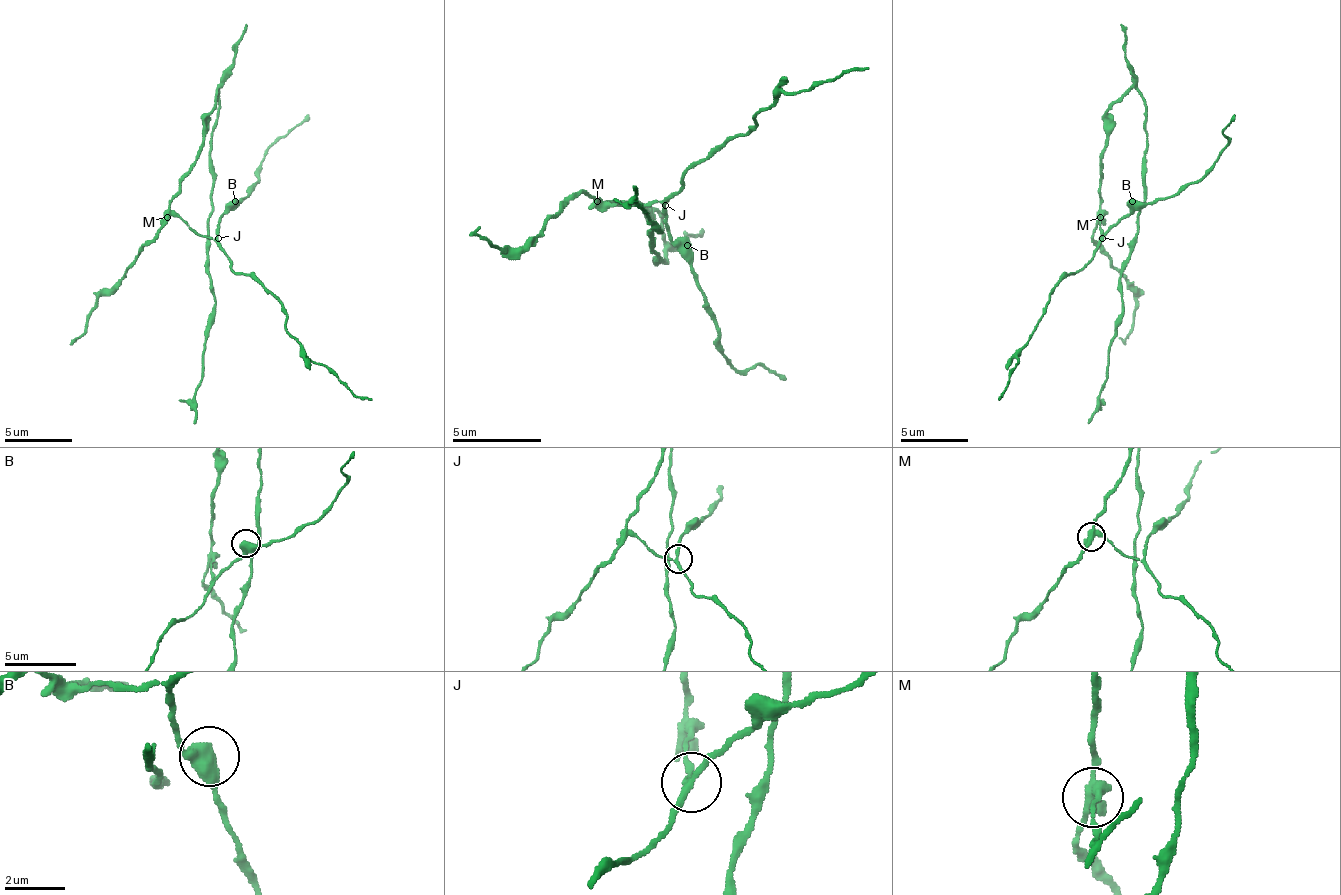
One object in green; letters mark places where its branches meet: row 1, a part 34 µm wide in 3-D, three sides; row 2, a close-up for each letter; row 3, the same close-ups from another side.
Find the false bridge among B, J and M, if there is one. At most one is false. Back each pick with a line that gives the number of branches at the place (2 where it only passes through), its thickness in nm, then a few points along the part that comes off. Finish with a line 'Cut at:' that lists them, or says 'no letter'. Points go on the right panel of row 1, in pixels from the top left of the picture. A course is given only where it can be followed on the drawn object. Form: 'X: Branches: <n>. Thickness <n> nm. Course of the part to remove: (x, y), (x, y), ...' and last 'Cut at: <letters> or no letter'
M: Branches: 3. Thickness 360 nm. Course of the part to remove: (1099, 218), (1106, 113), (1136, 90), (1146, 107), (1146, 204), (1122, 271), (1122, 322), (1089, 423)
Cut at: M

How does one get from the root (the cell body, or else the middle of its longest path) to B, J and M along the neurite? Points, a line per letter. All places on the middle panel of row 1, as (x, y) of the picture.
B: (652, 214), (643, 205), (603, 200), (612, 205), (656, 200), (665, 231), (687, 245)
J: (652, 214), (643, 205), (603, 200), (612, 205), (621, 200), (630, 205), (661, 200), (665, 205)
M: (652, 214), (643, 205), (599, 200)

